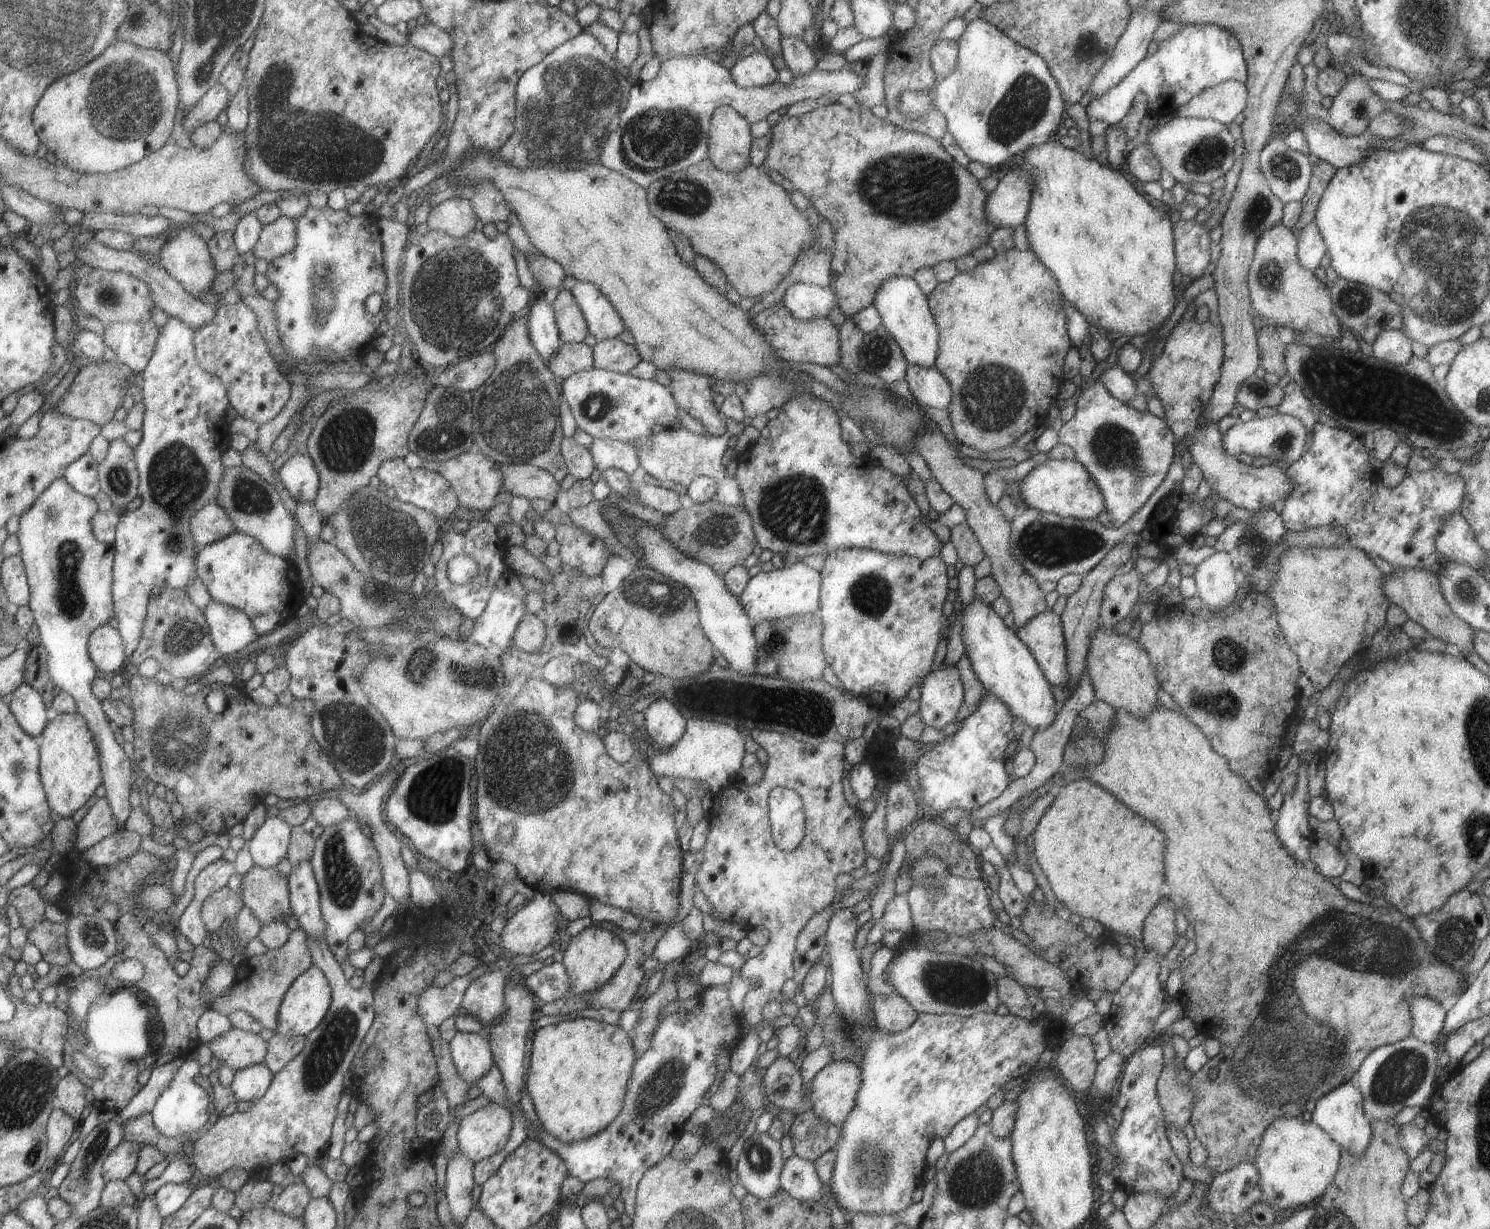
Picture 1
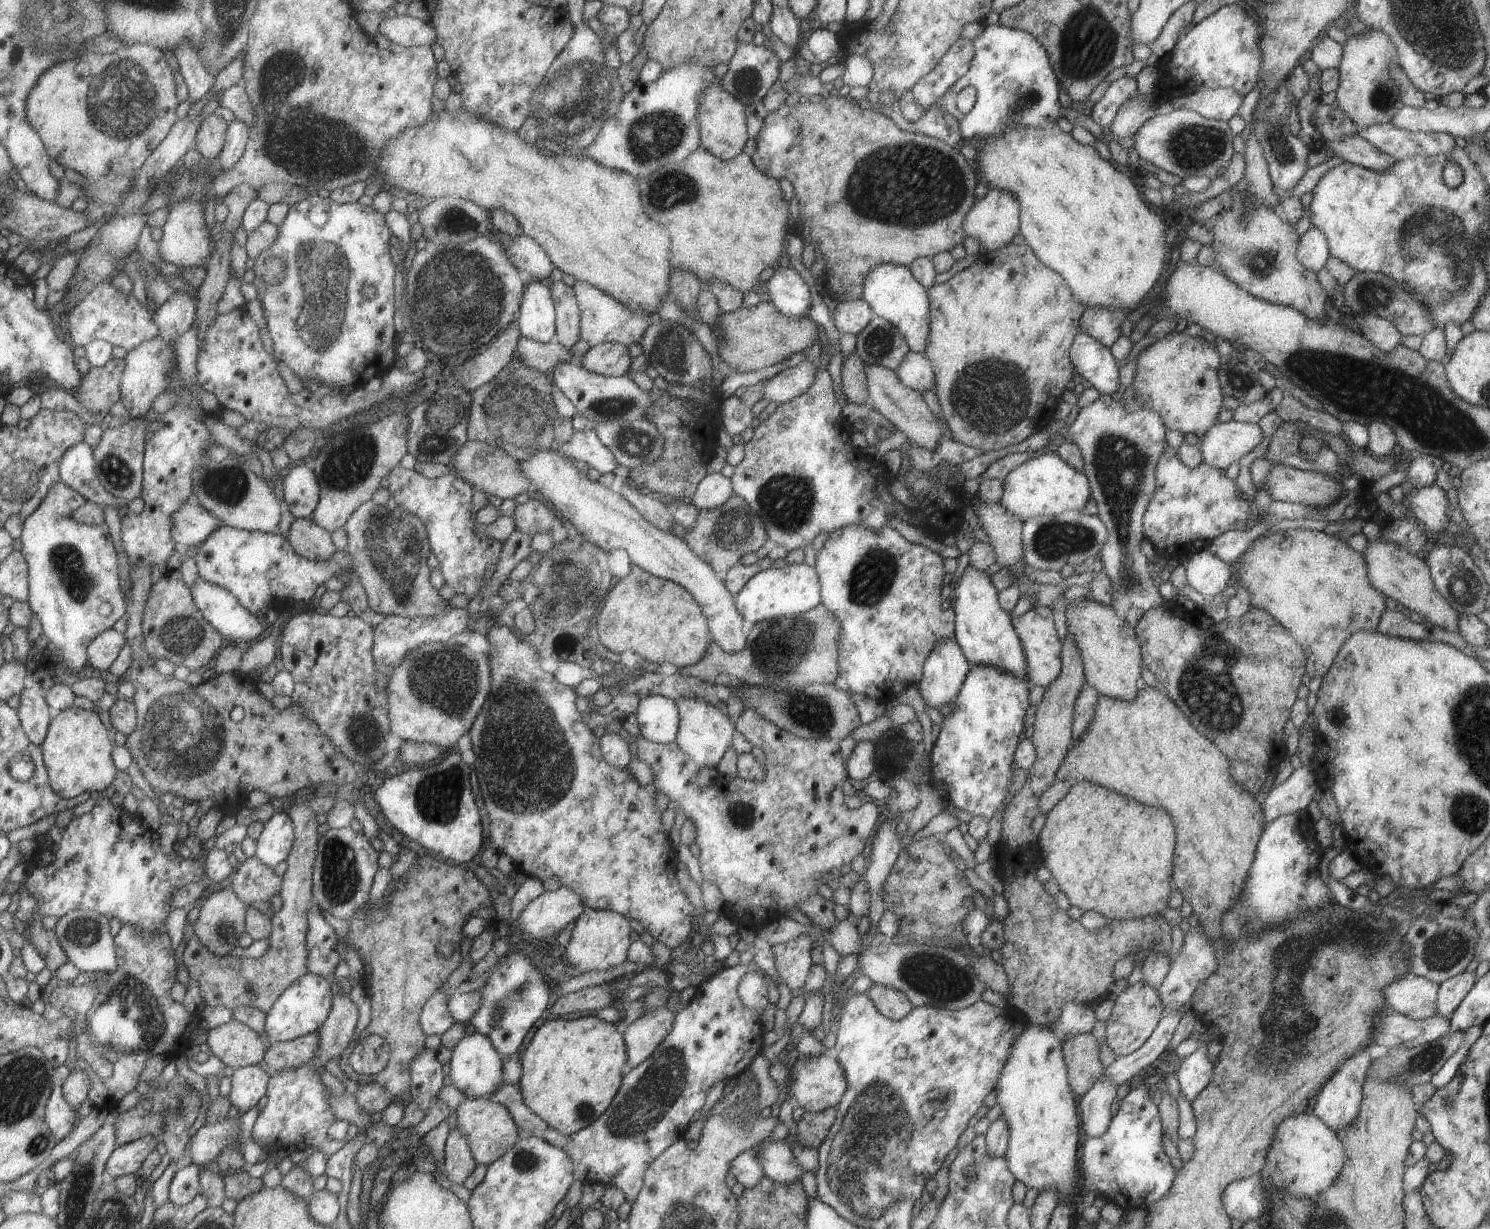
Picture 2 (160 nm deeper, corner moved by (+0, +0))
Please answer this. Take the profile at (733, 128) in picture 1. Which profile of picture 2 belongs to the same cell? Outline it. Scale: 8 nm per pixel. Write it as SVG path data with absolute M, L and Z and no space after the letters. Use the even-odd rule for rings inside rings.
M711 84L709 88L705 88L703 94L699 96L697 120L699 120L697 135L700 145L717 160L727 161L735 158L742 152L743 146L750 139L746 130L743 104L735 100L724 89L719 88L717 84Z

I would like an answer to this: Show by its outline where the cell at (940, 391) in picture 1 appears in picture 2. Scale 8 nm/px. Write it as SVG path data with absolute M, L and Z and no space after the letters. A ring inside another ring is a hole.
M908 351L901 358L901 364L897 366L894 374L901 384L915 390L920 395L935 386L931 362L927 360L923 353Z

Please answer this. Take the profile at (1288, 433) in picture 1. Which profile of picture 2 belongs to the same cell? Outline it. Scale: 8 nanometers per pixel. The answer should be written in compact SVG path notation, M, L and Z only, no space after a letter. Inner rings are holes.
M1235 420L1230 422L1215 422L1197 444L1201 452L1202 462L1217 468L1219 472L1224 472L1228 466L1248 454L1255 446L1259 445L1262 441L1261 429L1257 424L1243 423Z

